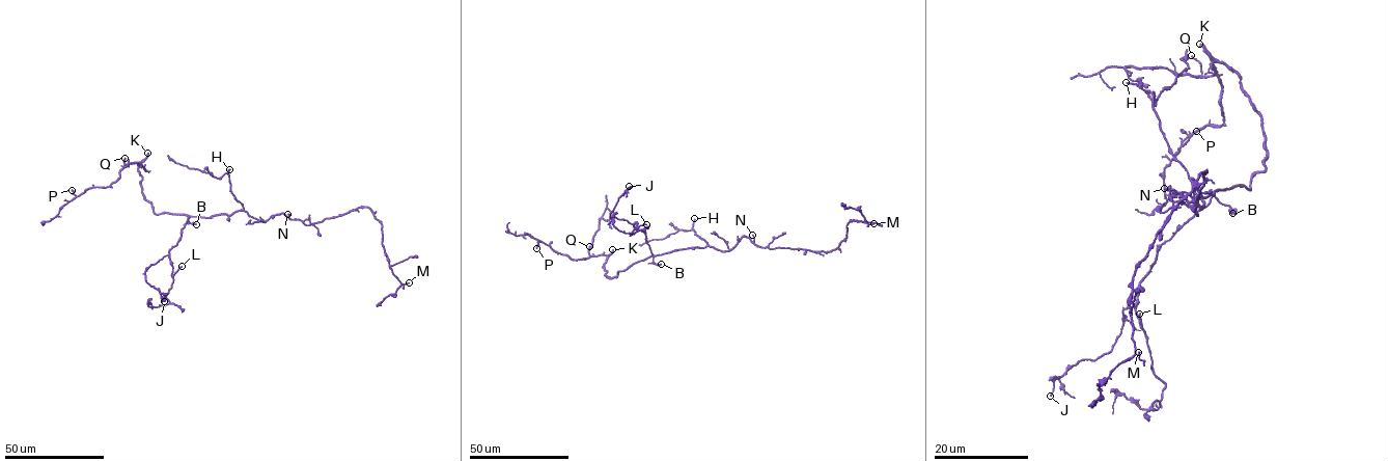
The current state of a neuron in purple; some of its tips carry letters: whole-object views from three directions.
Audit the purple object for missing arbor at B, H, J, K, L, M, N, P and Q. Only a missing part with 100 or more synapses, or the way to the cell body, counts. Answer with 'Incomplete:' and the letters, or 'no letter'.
Incomplete: K

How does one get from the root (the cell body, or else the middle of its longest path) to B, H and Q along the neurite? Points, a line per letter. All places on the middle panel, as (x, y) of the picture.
B: (695, 247), (656, 255), (653, 262), (661, 264)
H: (695, 247), (708, 244), (692, 228), (694, 218)
Q: (695, 247), (653, 255), (618, 271), (616, 277), (610, 277), (603, 267), (608, 255), (590, 255), (589, 246)

